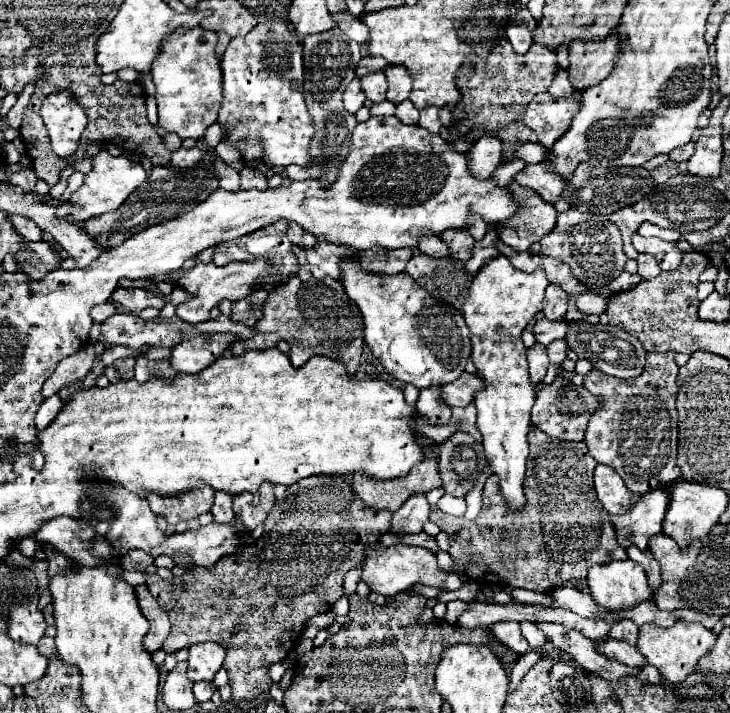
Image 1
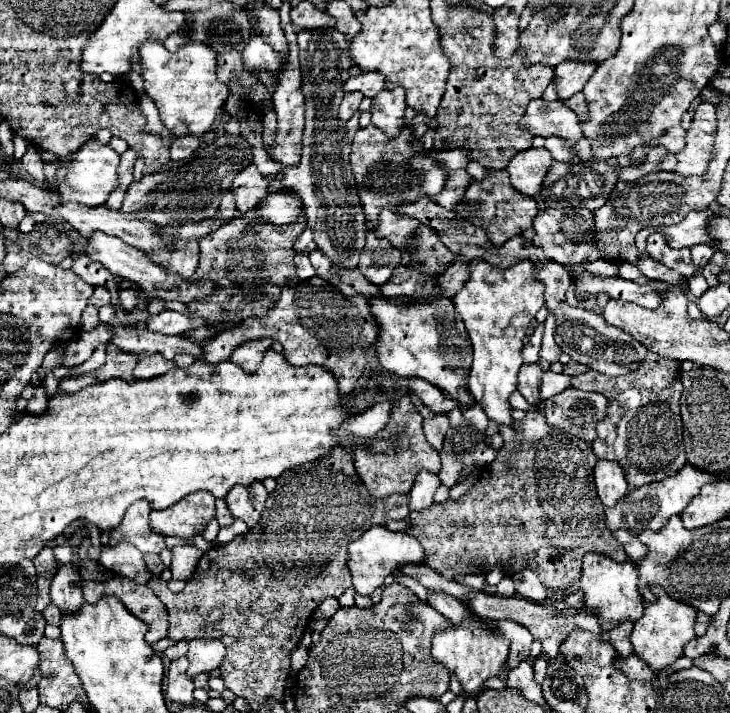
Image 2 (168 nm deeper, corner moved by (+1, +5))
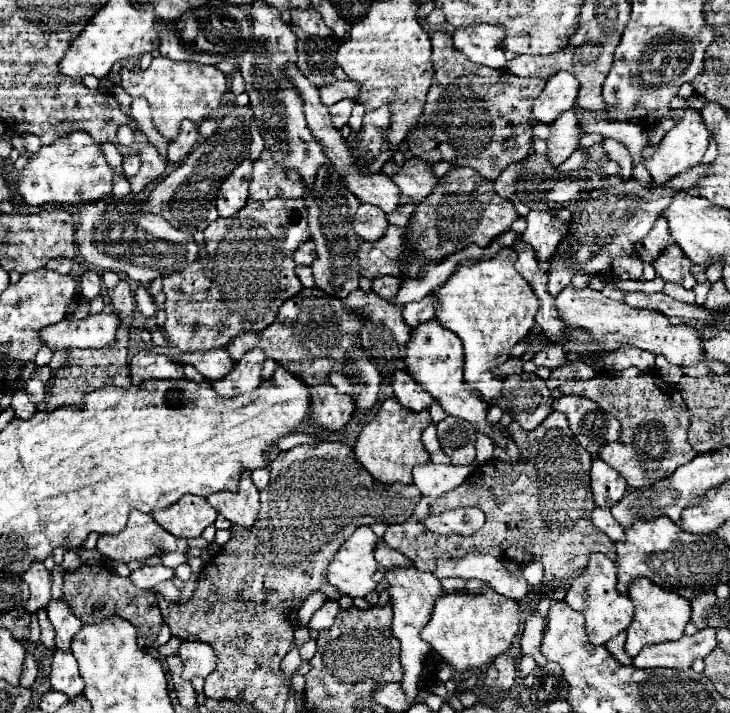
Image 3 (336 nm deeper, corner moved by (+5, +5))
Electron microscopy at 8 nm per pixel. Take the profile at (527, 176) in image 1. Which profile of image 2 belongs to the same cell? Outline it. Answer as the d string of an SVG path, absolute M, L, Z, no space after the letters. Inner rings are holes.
M546 147L526 149L526 151L516 153L510 165L506 167L510 173L510 183L514 185L514 189L518 189L520 193L528 197L538 195L542 189L544 177L550 171L552 161L554 159Z

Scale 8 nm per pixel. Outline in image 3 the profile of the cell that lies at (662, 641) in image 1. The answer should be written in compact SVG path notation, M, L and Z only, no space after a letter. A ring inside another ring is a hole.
M638 577L630 583L628 597L634 603L634 619L628 625L626 633L626 653L630 657L636 657L644 645L654 645L654 643L664 643L664 641L674 641L684 635L684 627L690 621L690 601L684 599L682 595L674 591L666 591L646 577Z

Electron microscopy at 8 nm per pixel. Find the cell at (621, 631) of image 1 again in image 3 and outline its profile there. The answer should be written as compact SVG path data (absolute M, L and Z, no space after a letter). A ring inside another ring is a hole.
M622 631L622 633L618 633L614 639L610 639L608 643L606 643L606 649L612 653L612 657L616 659L616 661L620 661L622 665L632 665L632 657L628 657L626 655L626 651L624 651L624 639L626 639L626 633Z

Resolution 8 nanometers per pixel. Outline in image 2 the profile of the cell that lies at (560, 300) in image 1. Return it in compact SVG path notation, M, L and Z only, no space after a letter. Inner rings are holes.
M550 313L546 319L546 331L544 331L544 339L542 339L542 349L540 349L540 359L546 359L548 363L558 361L562 355L562 349L556 345L554 341L554 315Z

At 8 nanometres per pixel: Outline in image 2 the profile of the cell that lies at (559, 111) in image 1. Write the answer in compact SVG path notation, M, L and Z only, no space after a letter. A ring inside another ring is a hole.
M532 99L520 117L520 127L528 127L532 135L550 137L558 135L570 141L578 141L582 137L578 117L572 109L568 109L562 101L544 101Z

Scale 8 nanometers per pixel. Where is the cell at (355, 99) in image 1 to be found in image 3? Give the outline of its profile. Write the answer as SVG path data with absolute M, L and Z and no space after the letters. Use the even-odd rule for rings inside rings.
M342 99L340 103L332 105L328 111L330 111L330 117L332 117L332 127L344 127L350 119L350 113L352 113L352 107L354 107L354 101L346 101Z

